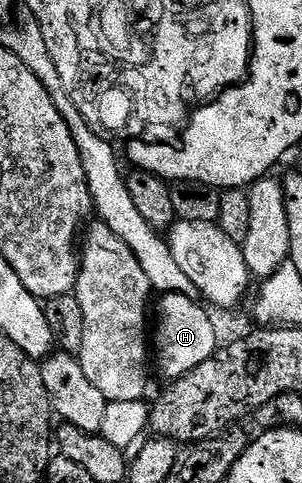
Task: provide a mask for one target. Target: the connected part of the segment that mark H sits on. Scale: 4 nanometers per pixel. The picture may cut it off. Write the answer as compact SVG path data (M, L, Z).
M166 293L159 300L160 306L154 309L154 365L169 382L174 382L216 354L216 325L199 300L181 293Z

